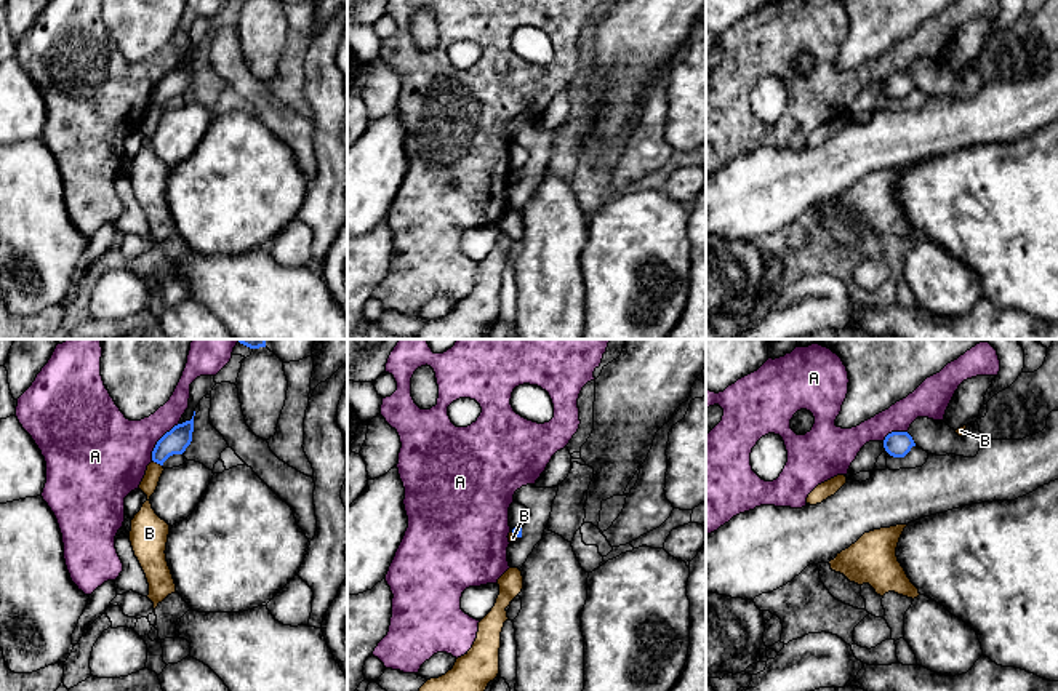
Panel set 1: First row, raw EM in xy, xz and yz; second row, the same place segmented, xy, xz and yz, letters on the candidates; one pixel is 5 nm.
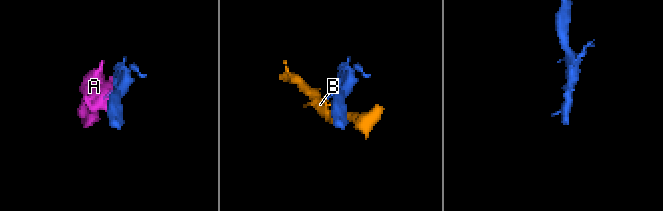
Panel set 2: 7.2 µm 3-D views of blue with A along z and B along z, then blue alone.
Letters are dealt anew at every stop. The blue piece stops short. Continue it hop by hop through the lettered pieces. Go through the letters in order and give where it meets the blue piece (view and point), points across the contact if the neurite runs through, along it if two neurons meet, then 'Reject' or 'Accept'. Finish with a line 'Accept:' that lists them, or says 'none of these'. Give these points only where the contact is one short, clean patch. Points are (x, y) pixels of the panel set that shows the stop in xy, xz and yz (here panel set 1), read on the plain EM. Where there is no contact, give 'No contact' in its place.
A: Touches blue at xy (159, 82). Reject
B: Touches blue at xy (157, 104). Boundary: xy (152, 101), (162, 107). Reject
Accept: none of these

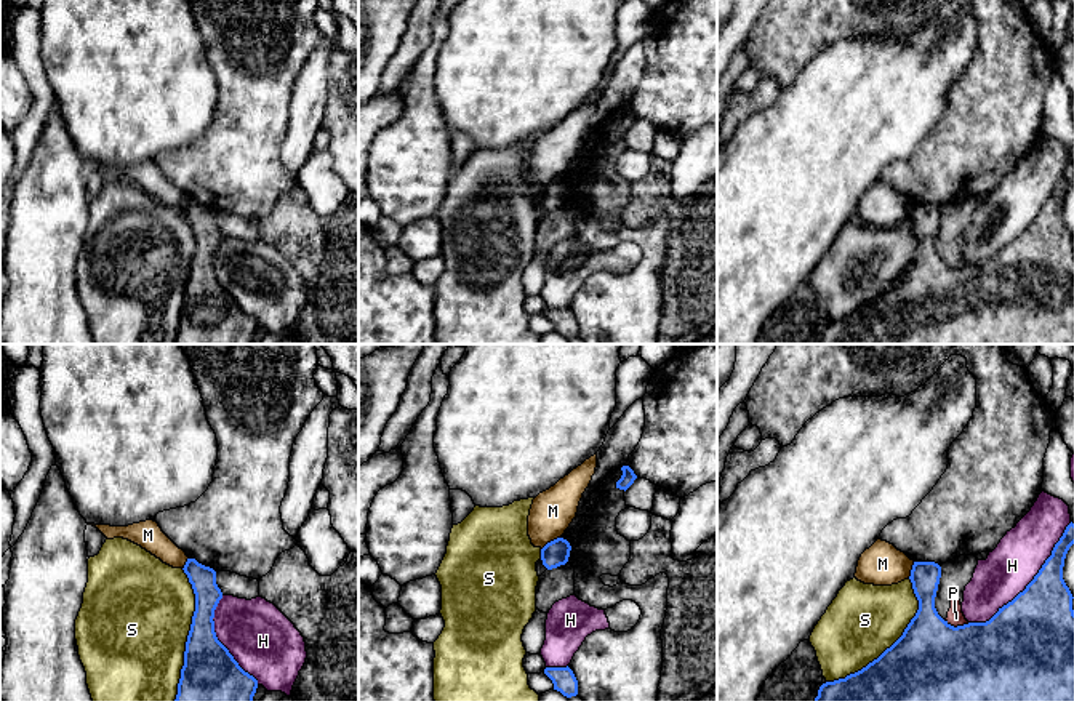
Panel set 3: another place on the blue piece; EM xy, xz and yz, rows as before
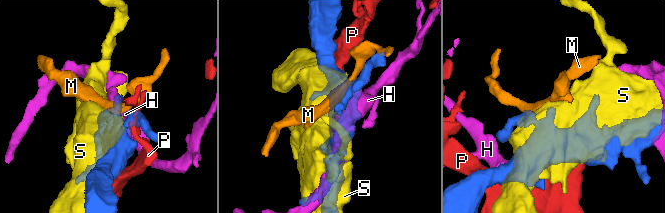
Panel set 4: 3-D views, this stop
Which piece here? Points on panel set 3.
H: Touches blue at yz (1029, 224). Reject
M: Touches blue at xz (551, 183). Boundary: xz (561, 178), (541, 191). Reject
P: Touches blue at yz (957, 268). Reject
S: Touches blue at xy (188, 277). Reject
Accept: none of these

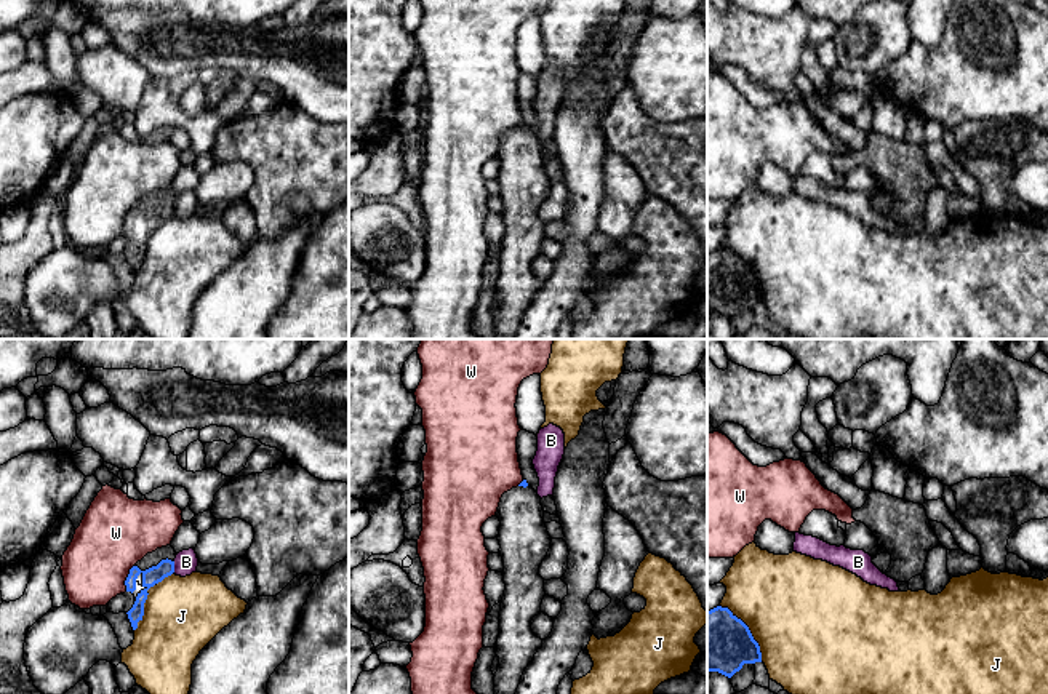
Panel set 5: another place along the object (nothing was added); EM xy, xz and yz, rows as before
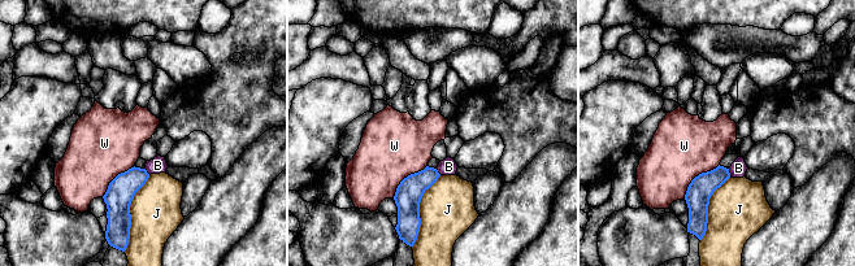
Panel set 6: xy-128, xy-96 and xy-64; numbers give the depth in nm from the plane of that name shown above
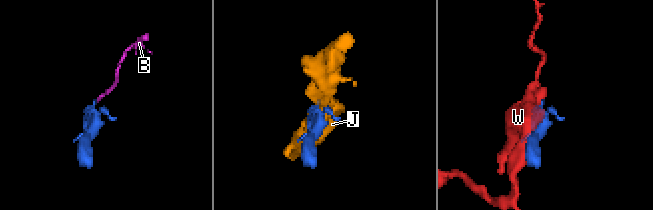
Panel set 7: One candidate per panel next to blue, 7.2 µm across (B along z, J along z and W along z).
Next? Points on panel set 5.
B: Touches blue at xy (173, 210). Boundary: xy (175, 203), (172, 215). Reject
J: Touches blue at yz (749, 272). Reject
W: Touches blue at xy (127, 219). Reject
Accept: none of these

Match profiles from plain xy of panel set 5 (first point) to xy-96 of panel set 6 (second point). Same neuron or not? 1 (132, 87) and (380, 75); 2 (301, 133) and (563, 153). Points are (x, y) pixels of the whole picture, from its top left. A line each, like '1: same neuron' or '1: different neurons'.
1: same neuron
2: different neurons

